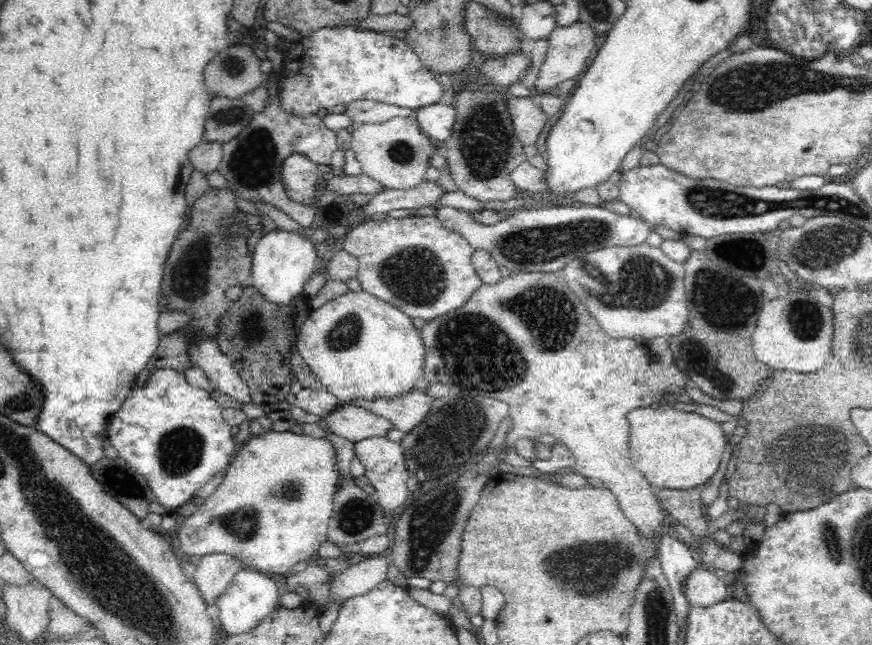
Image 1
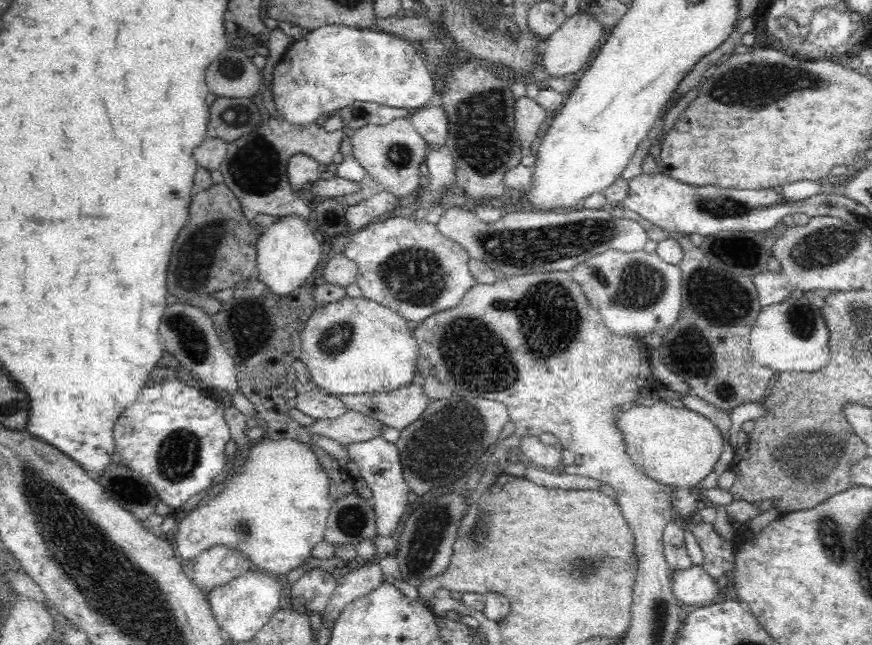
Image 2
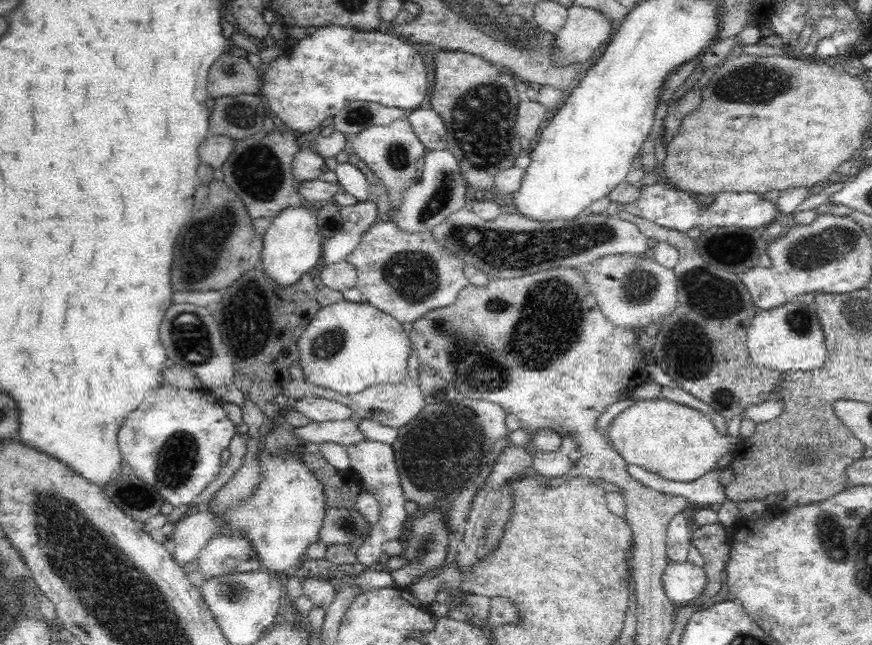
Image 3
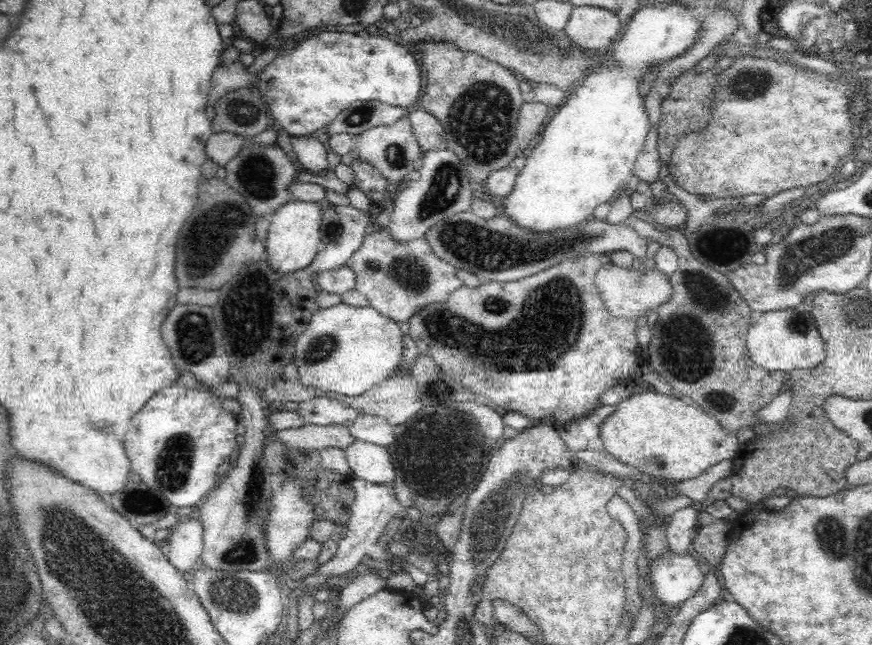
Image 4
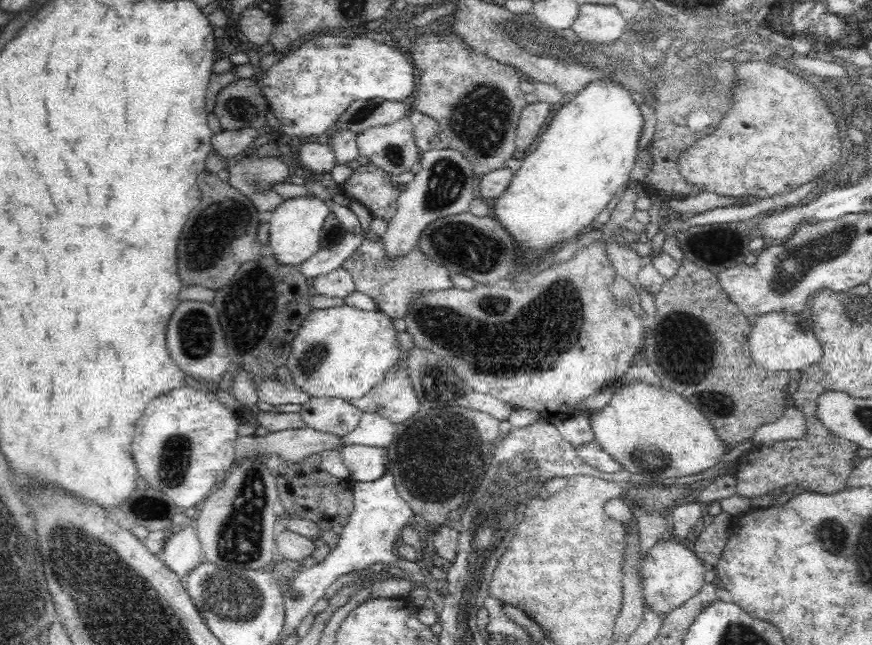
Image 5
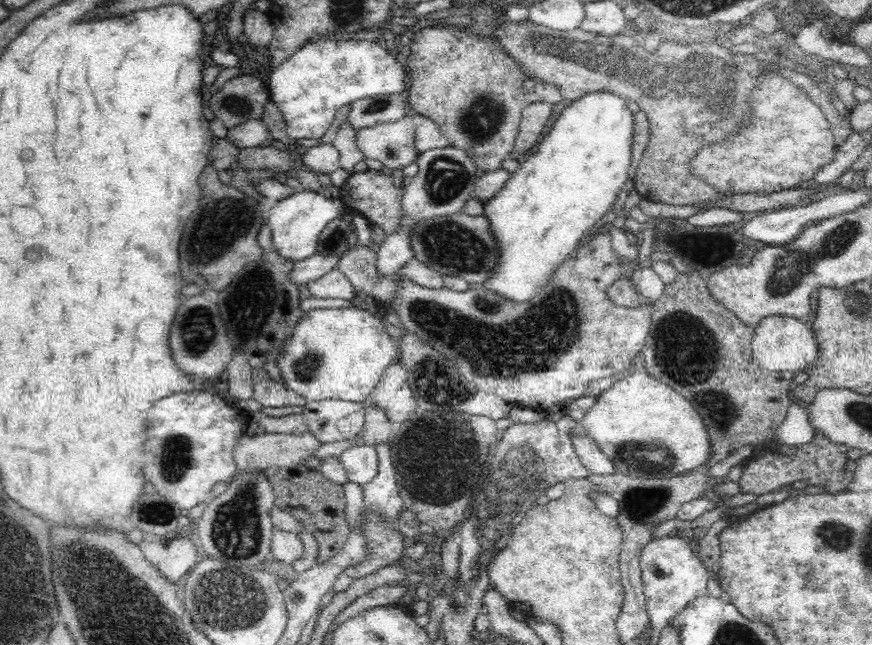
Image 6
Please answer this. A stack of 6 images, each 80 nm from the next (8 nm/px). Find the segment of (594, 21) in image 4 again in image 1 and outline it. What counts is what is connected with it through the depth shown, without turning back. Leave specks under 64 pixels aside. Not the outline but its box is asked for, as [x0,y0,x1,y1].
[535,19,597,94]

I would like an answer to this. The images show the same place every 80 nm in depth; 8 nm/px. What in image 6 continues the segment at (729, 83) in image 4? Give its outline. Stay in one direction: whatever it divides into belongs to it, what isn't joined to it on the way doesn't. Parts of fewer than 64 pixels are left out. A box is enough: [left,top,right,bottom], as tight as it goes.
[690,74,836,196]

